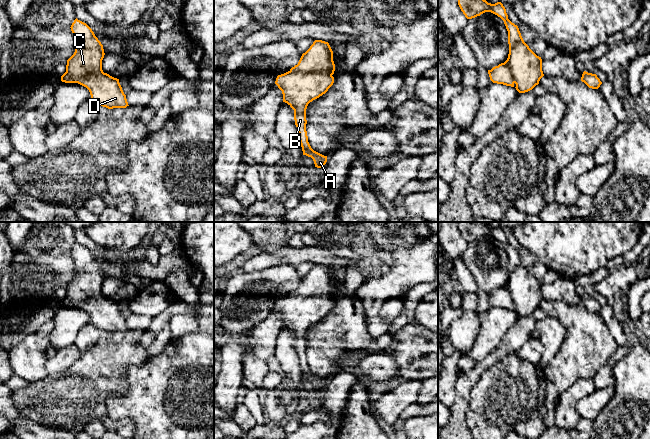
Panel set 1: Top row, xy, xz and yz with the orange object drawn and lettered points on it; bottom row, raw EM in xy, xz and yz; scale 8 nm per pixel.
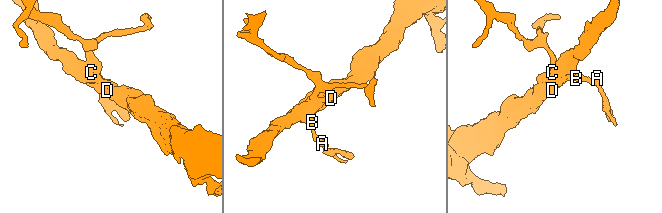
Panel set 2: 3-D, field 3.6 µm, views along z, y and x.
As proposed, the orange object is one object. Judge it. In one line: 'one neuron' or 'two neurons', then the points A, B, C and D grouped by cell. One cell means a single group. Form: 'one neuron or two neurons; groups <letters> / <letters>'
one neuron; groups A B C D

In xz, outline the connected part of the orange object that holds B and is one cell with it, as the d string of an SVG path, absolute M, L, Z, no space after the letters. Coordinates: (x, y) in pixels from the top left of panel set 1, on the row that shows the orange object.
M315 40L302 54L297 65L278 75L275 84L282 91L283 102L294 110L303 155L311 157L315 167L323 168L327 156L314 151L306 131L306 109L310 102L325 94L334 83L333 51L328 42Z

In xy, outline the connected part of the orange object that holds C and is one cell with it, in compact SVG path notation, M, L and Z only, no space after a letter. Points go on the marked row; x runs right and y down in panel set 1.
M77 18L70 28L75 39L75 52L67 60L66 72L61 76L61 81L86 87L91 100L108 109L129 106L119 79L102 70L105 53L92 29Z

